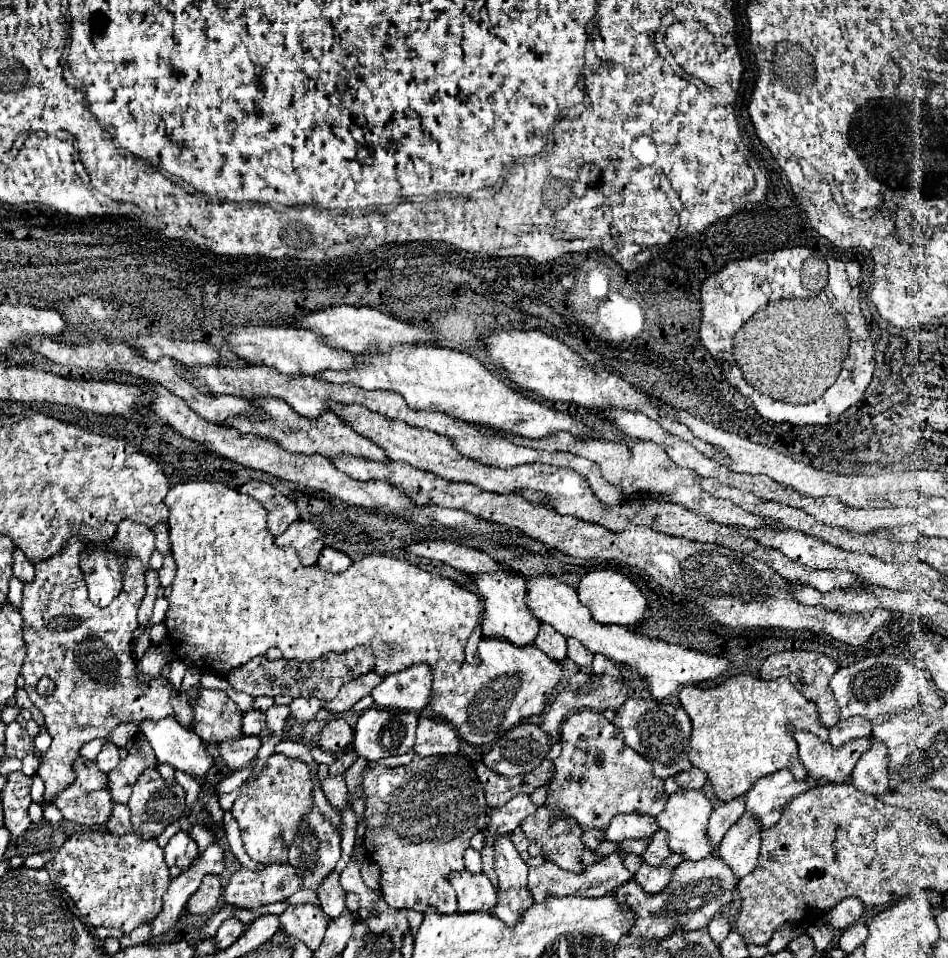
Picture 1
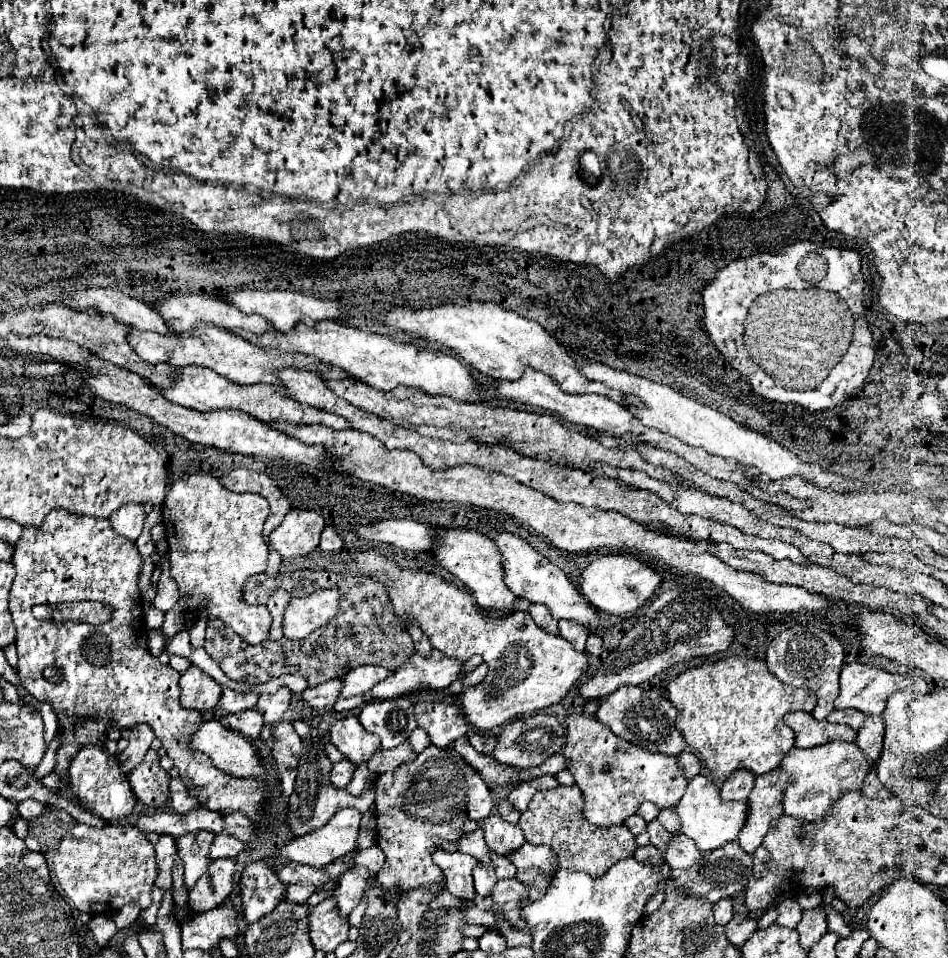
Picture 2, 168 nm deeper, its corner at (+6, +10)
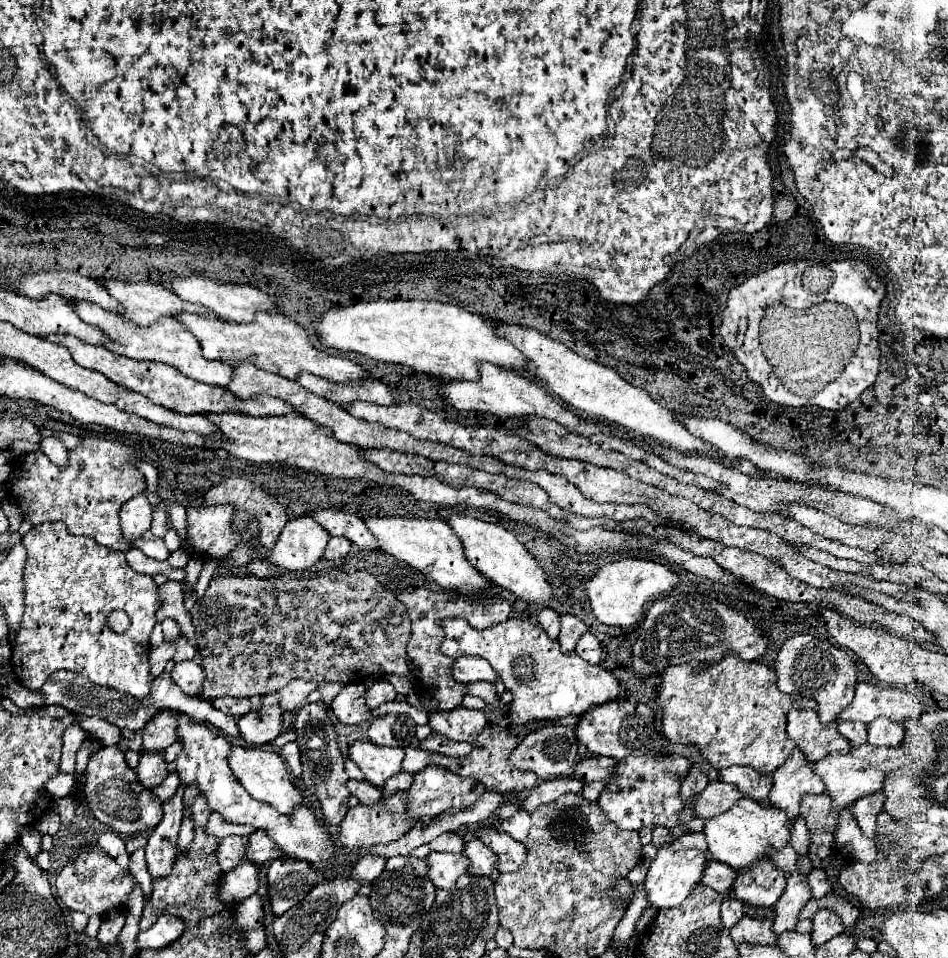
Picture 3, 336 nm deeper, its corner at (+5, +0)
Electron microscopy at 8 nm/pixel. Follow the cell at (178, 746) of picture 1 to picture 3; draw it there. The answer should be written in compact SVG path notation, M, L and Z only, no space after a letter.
M233 745L231 753L229 753L229 767L233 771L233 775L237 777L237 781L257 799L257 801L265 801L271 803L279 813L291 813L291 809L295 805L303 803L303 797L299 793L299 789L291 783L289 773L285 769L283 759L273 753L273 751L265 751L265 749L255 749L255 747L239 747Z

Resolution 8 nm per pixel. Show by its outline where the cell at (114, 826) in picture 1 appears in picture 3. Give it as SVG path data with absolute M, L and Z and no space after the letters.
M211 813L209 819L207 819L207 827L205 827L205 833L207 835L215 835L219 839L227 837L227 835L249 835L253 833L255 829L253 827L247 827L247 825L233 825L233 823L227 823L219 813Z

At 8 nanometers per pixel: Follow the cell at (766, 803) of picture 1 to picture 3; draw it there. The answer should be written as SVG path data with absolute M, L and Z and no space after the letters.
M863 743L857 749L853 747L847 755L835 753L823 757L813 765L813 771L823 779L825 795L831 795L831 803L835 803L835 807L839 807L841 813L849 809L857 799L881 791L885 775L899 769L905 759L907 759L907 751L903 749L903 745L891 749L891 747L873 747L869 743Z

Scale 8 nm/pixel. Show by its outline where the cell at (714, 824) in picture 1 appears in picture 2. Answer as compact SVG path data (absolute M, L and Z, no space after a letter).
M736 769L722 785L722 799L724 801L746 801L750 789L754 787L756 775L748 769Z

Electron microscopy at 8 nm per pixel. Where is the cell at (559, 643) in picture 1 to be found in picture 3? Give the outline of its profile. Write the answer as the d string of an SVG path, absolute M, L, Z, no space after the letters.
M545 607L545 609L539 613L537 621L539 621L539 625L543 627L543 631L545 631L551 639L557 639L557 635L559 635L559 615L557 615L553 609Z

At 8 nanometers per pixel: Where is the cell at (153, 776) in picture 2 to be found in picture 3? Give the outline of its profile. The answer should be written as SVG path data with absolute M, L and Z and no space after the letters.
M145 753L145 755L141 755L135 773L137 773L137 779L143 787L155 789L155 785L163 783L163 779L169 775L167 763L163 761L163 753Z

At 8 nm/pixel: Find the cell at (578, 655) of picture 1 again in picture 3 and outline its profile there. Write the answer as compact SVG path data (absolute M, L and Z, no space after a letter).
M563 615L561 617L561 633L559 633L559 645L561 645L561 651L567 655L567 653L573 653L575 651L575 643L579 641L579 637L583 637L587 631L585 623L573 615Z

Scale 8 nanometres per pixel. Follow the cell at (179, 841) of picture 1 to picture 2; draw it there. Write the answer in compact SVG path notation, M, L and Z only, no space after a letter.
M198 831L188 833L184 837L176 839L178 855L184 859L184 887L190 891L194 883L208 871L212 859L210 859L210 847L212 847L214 835L210 831Z

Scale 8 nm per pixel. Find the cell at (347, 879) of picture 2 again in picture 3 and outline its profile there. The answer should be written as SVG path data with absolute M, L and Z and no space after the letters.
M363 857L353 867L353 879L359 879L361 883L373 883L383 869L385 869L385 857Z

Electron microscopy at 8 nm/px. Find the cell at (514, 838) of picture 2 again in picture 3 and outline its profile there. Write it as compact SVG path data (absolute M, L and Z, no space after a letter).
M517 811L511 819L497 823L495 829L499 833L509 833L515 841L523 841L529 835L529 813L527 811Z

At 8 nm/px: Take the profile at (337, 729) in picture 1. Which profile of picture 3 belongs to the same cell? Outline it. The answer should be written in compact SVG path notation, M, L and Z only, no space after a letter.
M355 741L349 747L349 759L363 771L365 781L381 787L383 781L401 771L403 747L379 747L369 741Z

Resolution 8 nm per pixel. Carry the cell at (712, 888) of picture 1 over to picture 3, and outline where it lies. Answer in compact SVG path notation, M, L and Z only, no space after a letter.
M757 859L751 867L735 873L735 883L727 893L729 899L741 899L755 907L771 907L785 889L785 875L767 859Z

